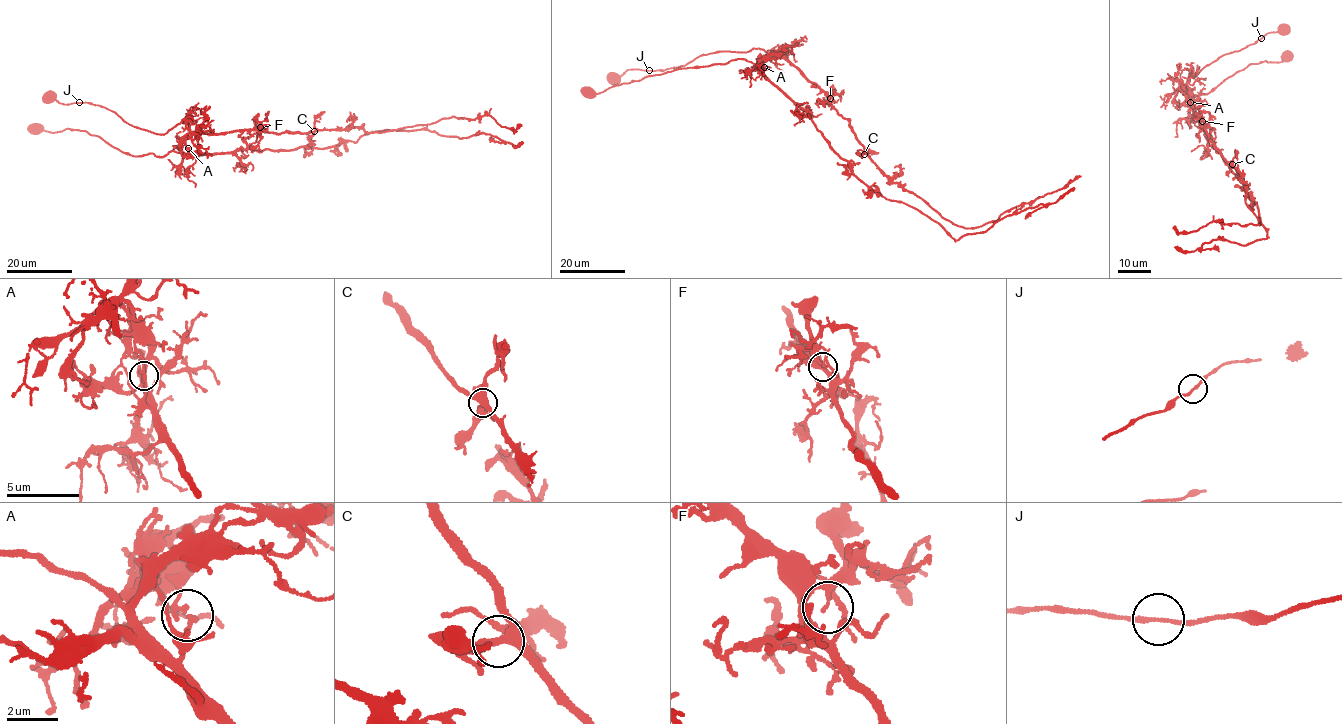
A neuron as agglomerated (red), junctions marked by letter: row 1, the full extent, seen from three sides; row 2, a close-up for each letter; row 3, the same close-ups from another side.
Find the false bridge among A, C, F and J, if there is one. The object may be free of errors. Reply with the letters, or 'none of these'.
A

